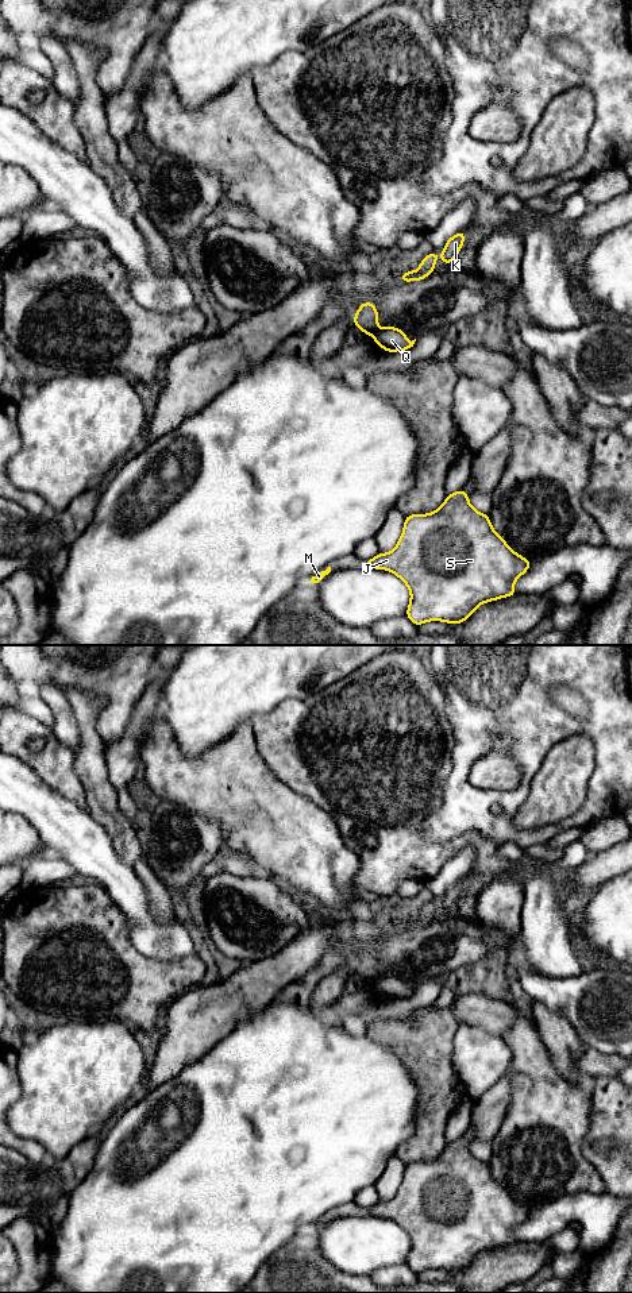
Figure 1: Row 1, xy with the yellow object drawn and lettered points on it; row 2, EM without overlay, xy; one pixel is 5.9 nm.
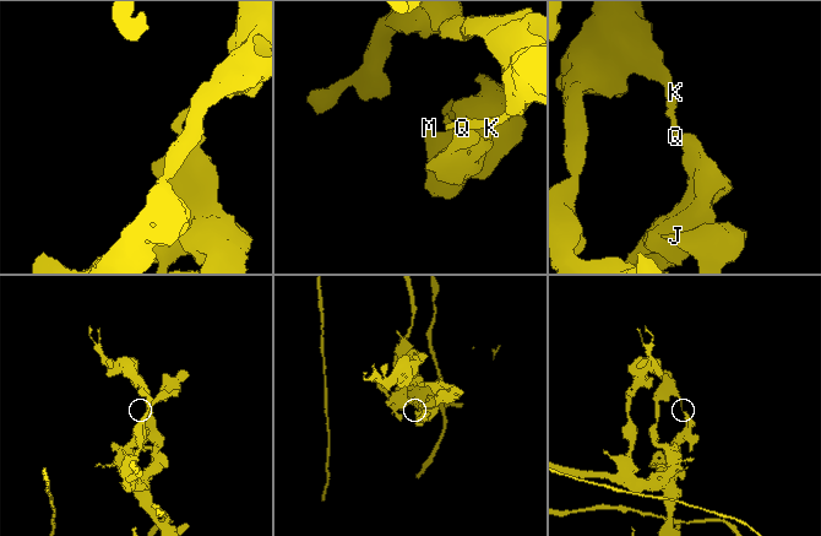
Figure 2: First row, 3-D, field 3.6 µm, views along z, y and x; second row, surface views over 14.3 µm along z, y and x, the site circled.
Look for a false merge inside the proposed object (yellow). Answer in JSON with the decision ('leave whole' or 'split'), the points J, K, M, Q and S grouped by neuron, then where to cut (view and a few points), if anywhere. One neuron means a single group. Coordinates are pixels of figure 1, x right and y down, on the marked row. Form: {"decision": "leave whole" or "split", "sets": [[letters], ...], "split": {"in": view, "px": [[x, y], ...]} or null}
{"decision": "split", "sets": [["J", "M", "Q", "S"], ["K"]], "split": {"in": "xy", "px": [[378, 329], [373, 335]]}}

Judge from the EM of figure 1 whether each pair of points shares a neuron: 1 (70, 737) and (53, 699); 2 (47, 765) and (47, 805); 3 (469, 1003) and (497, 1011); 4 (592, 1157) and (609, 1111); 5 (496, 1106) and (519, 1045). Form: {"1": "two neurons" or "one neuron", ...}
{"1": "one neuron", "2": "two neurons", "3": "one neuron", "4": "one neuron", "5": "two neurons"}

